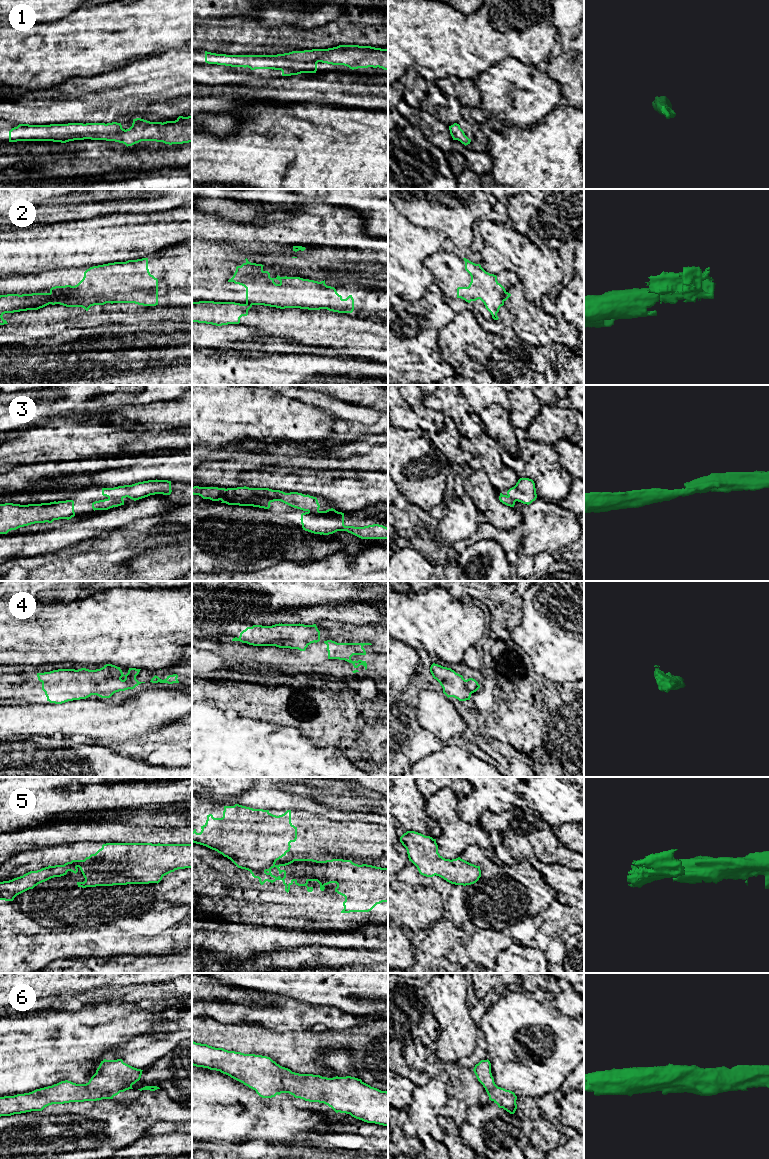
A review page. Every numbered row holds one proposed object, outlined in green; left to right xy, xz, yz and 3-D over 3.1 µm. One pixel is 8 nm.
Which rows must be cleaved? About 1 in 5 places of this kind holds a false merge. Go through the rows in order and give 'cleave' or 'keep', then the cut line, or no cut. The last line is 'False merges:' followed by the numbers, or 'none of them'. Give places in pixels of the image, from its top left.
1: keep; no cut
2: cleave; cut in xy along (49, 293), (54, 297), (50, 303)
3: keep; no cut
4: keep; no cut
5: cleave; cut in xz along (275, 865), (267, 865), (258, 869), (242, 868)
6: keep; no cut
False merges: 2, 5

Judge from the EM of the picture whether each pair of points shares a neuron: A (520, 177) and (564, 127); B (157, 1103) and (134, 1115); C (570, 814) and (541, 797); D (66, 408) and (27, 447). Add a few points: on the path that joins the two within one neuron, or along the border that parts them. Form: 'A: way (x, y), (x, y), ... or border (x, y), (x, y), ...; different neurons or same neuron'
A: way (532, 165), (558, 139); same neuron
B: way (151, 1106), (140, 1115); same neuron
C: border (556, 787), (552, 807), (536, 811); different neurons
D: border (82, 411), (55, 415), (51, 419); different neurons

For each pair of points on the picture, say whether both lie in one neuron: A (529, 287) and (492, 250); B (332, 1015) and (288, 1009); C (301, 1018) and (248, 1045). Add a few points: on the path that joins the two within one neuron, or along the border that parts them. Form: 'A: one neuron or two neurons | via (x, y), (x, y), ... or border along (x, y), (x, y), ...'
A: one neuron | via (529, 275), (504, 250)
B: one neuron | via (321, 1013), (299, 1013)
C: two neurons | border along (253, 1025), (281, 1032), (300, 1031)

